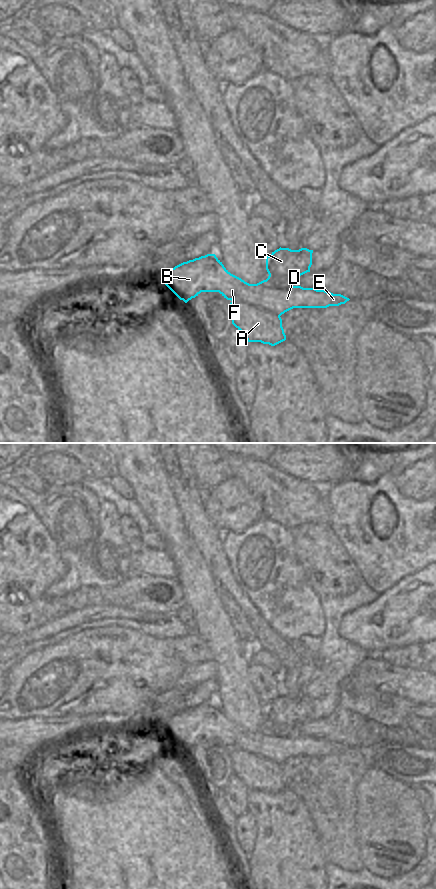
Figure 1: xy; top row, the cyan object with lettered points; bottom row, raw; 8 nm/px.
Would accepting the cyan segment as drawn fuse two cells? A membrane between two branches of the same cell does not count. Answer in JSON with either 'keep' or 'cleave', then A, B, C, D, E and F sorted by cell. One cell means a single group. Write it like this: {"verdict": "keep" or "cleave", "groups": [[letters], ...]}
{"verdict": "cleave", "groups": [["A"], ["B", "C", "D", "E", "F"]]}

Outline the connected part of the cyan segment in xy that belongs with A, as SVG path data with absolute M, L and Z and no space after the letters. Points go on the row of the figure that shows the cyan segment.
M231 302L232 324L248 342L275 346L286 340L279 315L245 302Z

